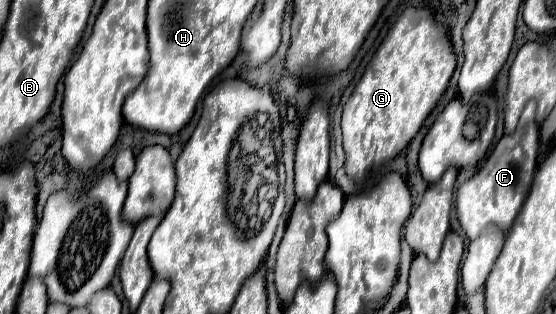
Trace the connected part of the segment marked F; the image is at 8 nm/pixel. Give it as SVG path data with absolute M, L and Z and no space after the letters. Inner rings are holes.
M535 102L527 104L527 108L519 120L519 128L513 134L503 136L497 142L491 156L483 164L483 168L473 178L469 178L467 182L463 182L457 188L455 210L457 210L457 218L461 222L461 228L465 230L469 240L477 238L491 224L499 226L503 232L507 232L511 228L515 216L519 214L519 210L529 194L533 174L537 168L539 126L533 120L533 116L535 116Z

